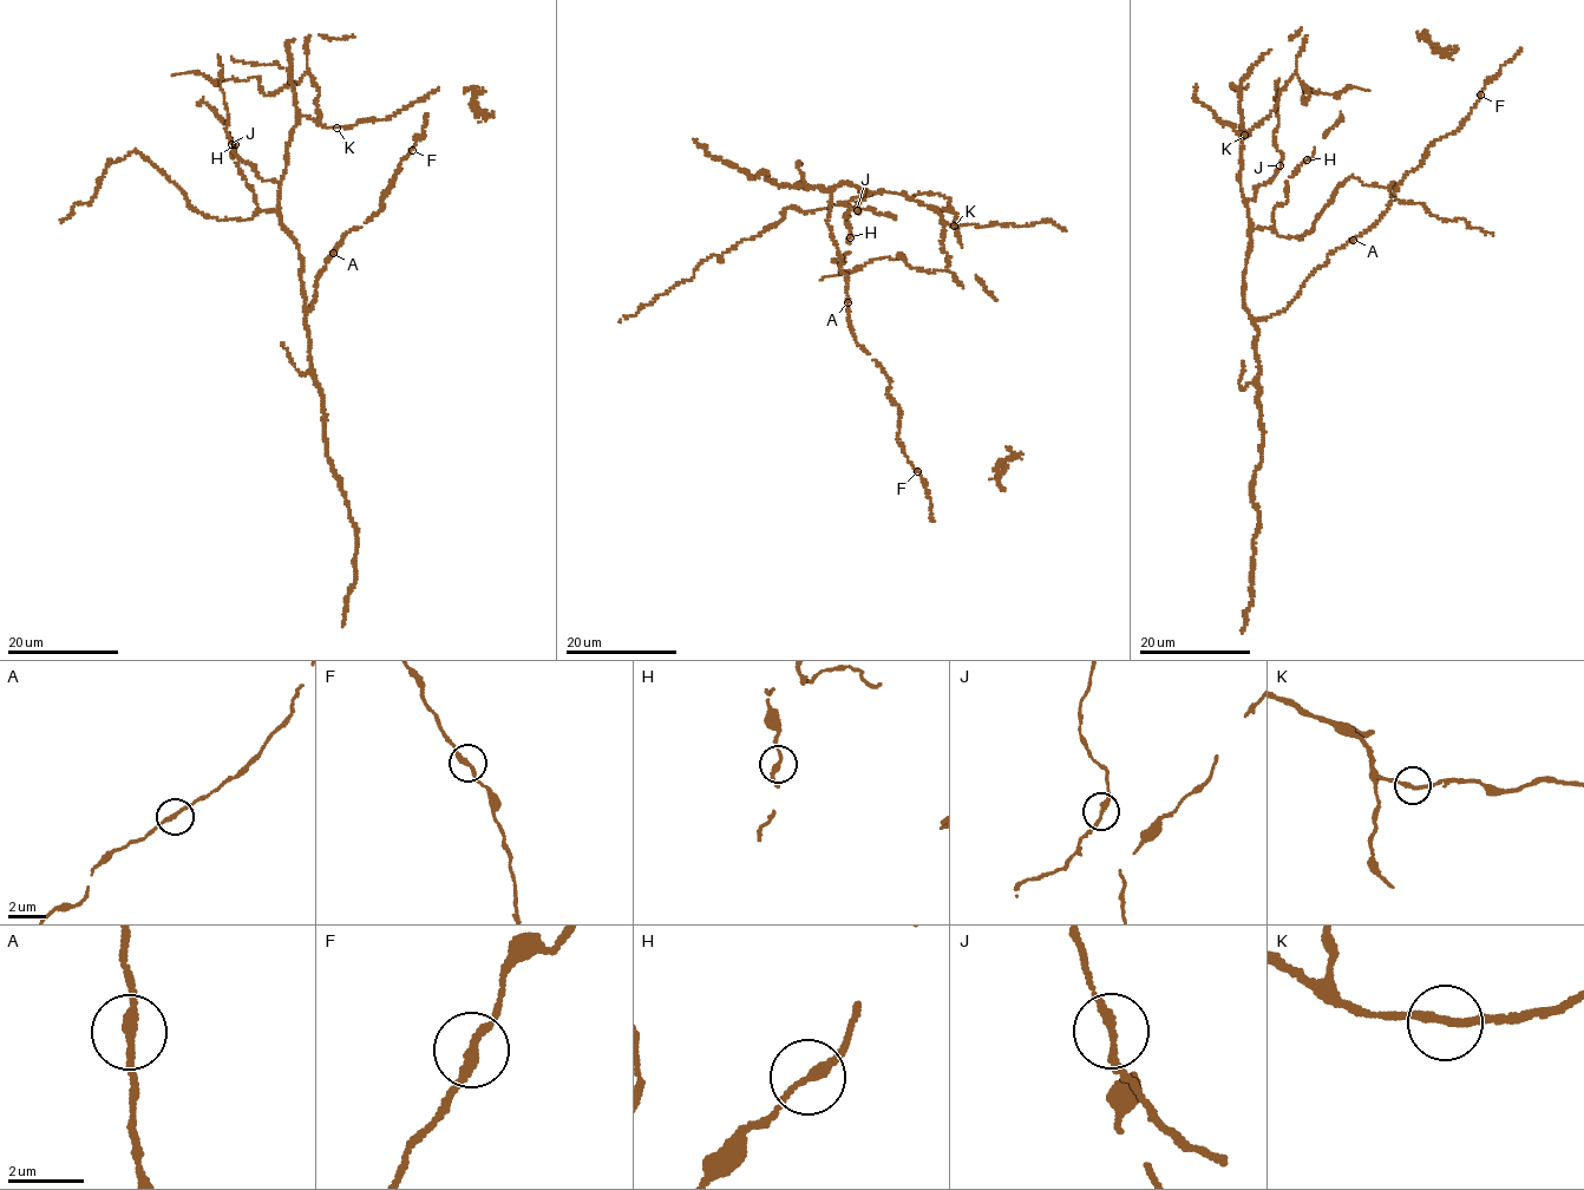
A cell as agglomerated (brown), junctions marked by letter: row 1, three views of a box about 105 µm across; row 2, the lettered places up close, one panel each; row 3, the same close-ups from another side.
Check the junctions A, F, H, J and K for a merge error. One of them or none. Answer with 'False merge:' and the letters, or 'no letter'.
False merge: no letter

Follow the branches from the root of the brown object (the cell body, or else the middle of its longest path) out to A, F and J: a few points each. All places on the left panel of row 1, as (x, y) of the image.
A: (305, 307), (311, 311), (313, 308), (316, 280), (333, 253)
F: (305, 307), (311, 311), (313, 308), (316, 280), (344, 236), (380, 213), (384, 194), (412, 150)
J: (305, 307), (301, 257), (292, 234), (281, 222), (279, 184), (259, 176), (230, 144)

